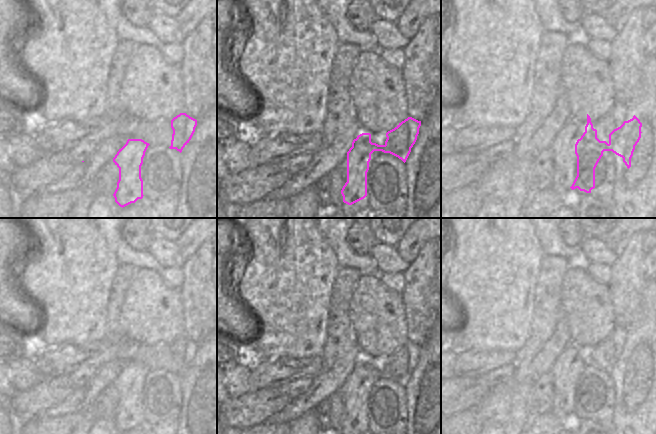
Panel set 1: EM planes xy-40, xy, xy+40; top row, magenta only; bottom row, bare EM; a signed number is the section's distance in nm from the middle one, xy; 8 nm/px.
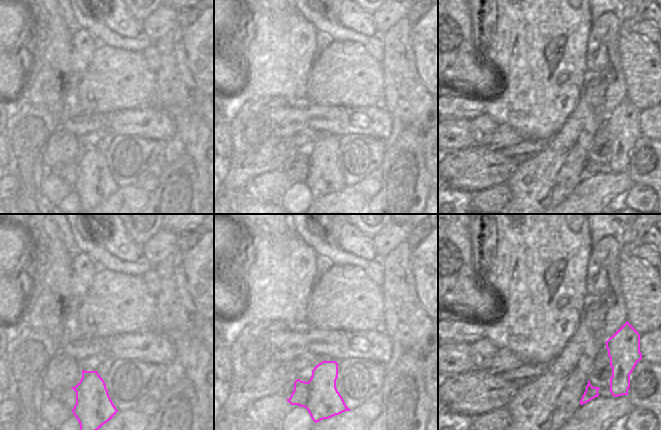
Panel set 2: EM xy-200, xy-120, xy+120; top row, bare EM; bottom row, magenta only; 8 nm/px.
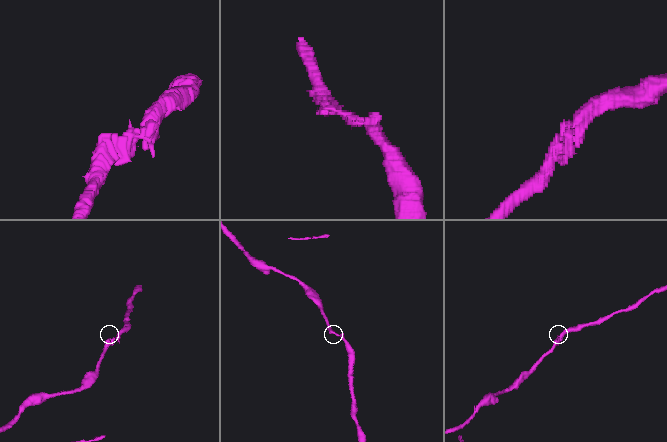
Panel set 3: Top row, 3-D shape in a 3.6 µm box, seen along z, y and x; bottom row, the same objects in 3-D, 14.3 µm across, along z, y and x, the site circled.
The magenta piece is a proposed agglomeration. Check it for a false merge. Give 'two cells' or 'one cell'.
one cell

